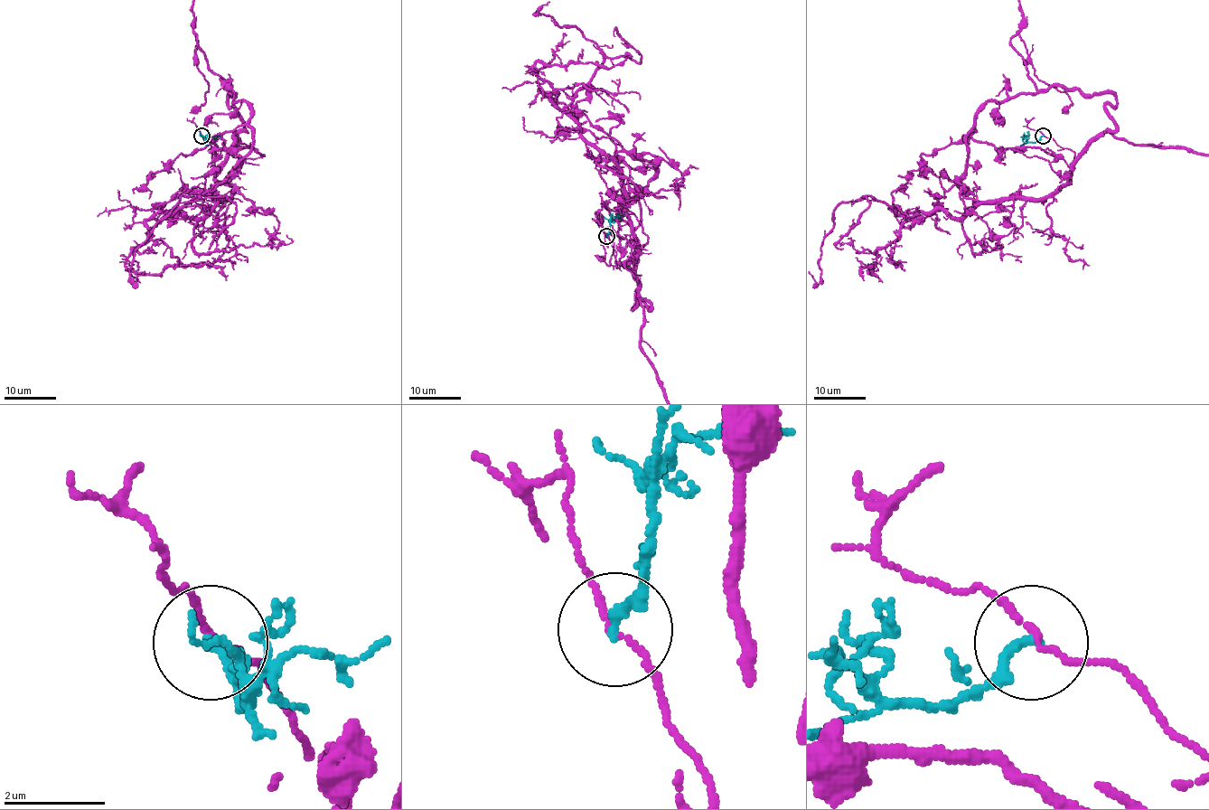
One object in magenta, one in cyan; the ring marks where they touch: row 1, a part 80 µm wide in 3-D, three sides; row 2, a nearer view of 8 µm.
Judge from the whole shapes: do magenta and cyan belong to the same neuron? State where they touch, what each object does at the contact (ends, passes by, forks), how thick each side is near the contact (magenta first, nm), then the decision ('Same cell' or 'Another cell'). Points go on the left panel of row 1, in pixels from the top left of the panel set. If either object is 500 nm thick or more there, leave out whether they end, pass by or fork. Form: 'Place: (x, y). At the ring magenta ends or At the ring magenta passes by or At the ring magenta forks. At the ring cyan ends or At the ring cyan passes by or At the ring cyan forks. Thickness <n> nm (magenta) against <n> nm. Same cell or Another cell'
Place: (201, 136). At the ring magenta passes by. At the ring cyan ends. Thickness 100 nm (magenta) against 200 nm. Another cell

